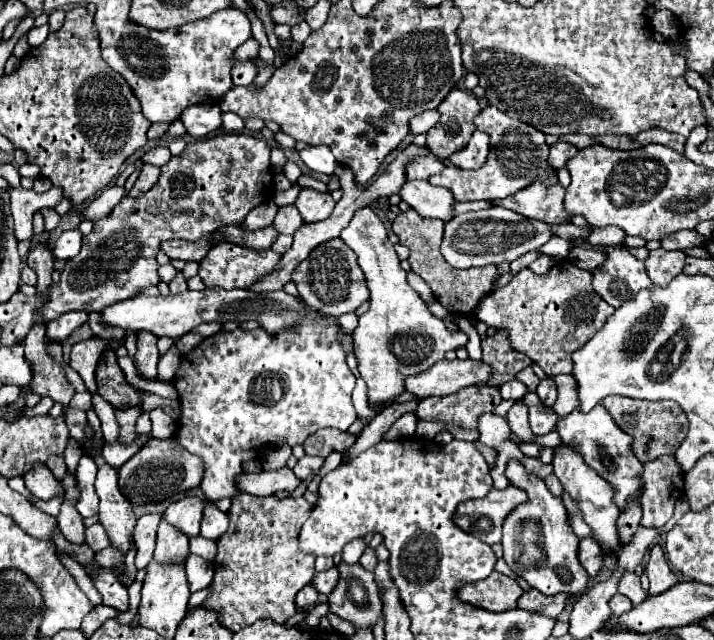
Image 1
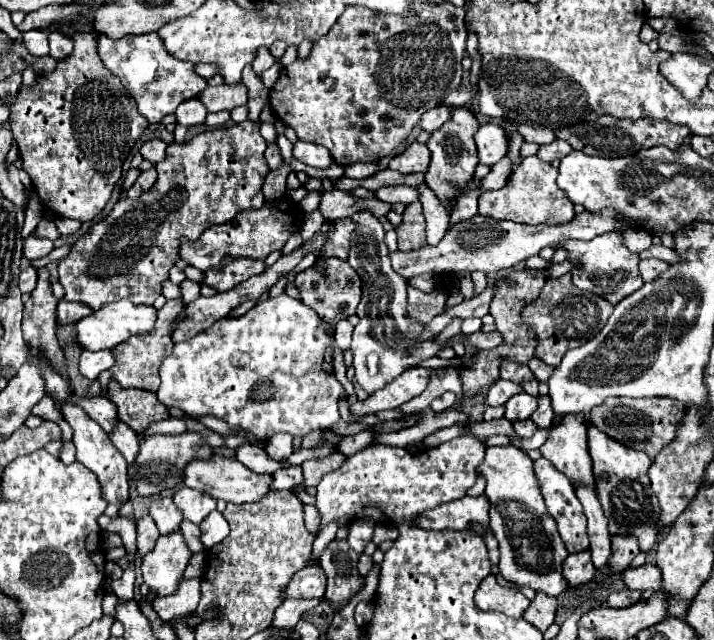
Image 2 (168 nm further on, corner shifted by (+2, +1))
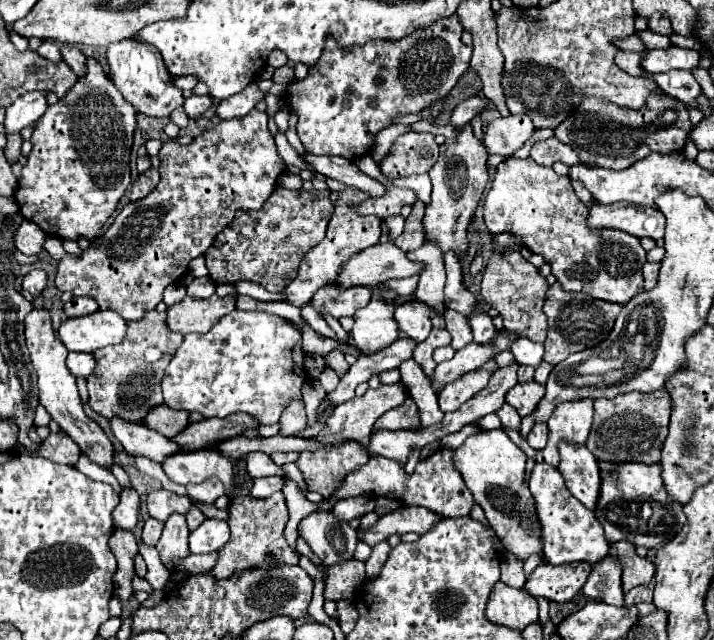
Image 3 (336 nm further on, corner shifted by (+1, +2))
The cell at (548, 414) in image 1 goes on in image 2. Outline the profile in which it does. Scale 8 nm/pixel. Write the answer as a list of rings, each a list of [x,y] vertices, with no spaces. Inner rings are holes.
[[[525,419],[525,421],[513,421],[513,429],[515,429],[515,433],[517,433],[519,437],[529,437],[529,435],[533,435],[533,433],[537,431],[537,427],[533,425],[531,419]]]

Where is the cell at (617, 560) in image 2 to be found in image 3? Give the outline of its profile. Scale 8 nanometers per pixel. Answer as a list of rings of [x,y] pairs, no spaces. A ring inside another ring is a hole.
[[[606,556],[598,564],[592,566],[592,572],[582,588],[582,592],[588,598],[614,604],[614,606],[624,606],[622,602],[622,566],[618,564],[616,556]]]

